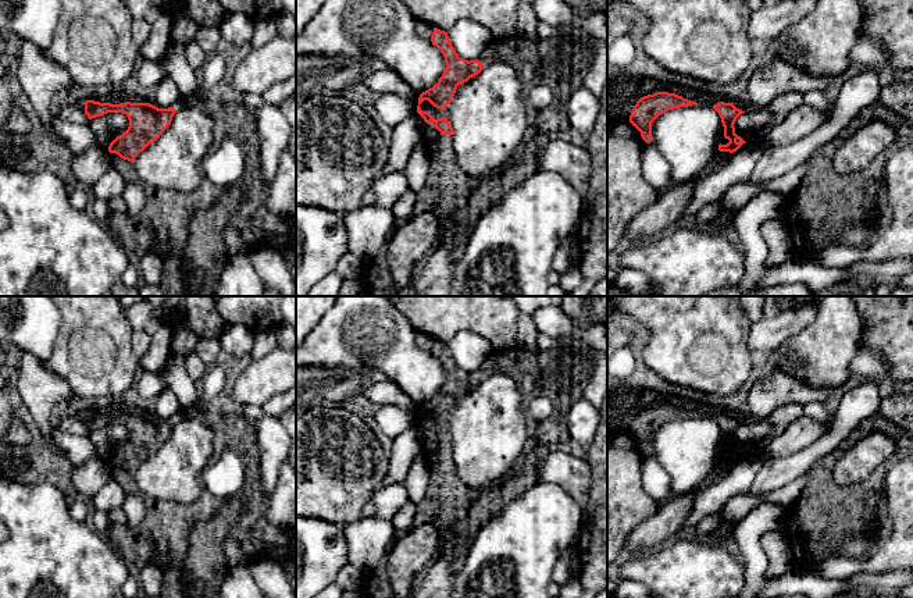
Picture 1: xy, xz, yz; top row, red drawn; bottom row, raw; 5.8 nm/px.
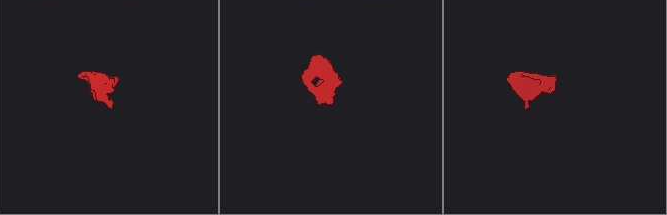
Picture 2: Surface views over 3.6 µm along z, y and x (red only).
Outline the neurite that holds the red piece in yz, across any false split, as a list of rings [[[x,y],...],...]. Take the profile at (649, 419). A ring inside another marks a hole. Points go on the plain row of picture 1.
[[[656,403],[653,406],[648,406],[641,409],[634,417],[630,434],[641,444],[642,451],[646,455],[653,452],[652,448],[652,434],[668,421],[674,421],[678,419],[688,419],[692,416],[698,416],[682,407],[668,403]]]

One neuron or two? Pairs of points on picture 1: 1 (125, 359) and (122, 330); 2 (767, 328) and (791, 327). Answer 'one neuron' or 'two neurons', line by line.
1: one neuron
2: one neuron

